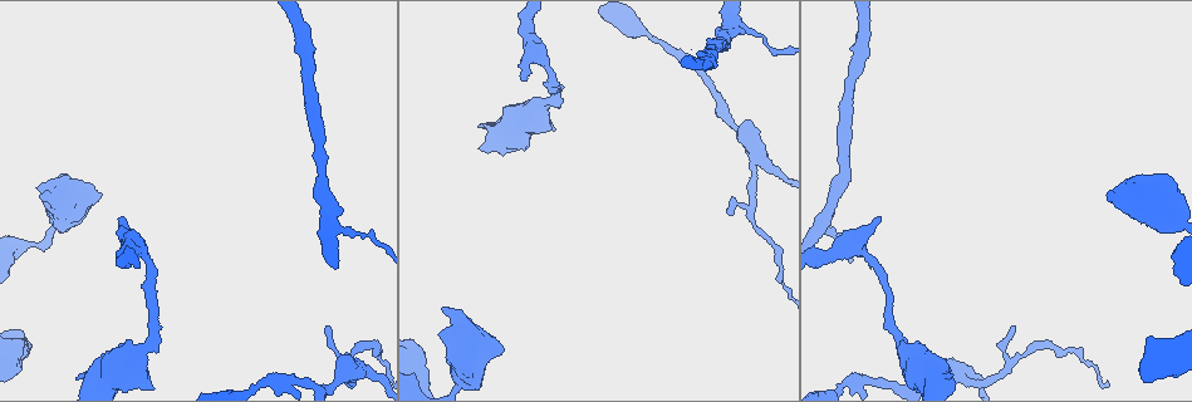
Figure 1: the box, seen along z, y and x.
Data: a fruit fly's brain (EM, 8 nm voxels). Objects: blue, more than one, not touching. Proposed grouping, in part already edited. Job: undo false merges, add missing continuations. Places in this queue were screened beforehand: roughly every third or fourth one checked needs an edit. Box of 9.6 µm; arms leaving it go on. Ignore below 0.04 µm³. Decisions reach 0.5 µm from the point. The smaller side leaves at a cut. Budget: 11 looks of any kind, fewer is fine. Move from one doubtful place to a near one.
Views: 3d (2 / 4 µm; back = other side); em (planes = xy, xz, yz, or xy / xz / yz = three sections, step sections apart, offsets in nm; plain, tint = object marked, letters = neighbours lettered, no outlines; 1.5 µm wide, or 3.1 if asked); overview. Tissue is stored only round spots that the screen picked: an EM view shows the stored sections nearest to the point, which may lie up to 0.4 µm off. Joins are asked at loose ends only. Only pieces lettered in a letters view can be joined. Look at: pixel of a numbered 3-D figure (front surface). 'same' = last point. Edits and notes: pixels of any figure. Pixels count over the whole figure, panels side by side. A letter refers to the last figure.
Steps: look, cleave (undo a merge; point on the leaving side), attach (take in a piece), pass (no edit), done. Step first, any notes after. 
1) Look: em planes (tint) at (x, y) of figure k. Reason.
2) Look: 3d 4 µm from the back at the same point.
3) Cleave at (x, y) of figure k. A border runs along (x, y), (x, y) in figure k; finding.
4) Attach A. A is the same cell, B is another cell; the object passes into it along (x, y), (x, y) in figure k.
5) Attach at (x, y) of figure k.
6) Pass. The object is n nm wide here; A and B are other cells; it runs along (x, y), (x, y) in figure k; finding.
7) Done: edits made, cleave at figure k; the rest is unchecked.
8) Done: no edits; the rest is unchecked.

Look: 3d 2 µm at (482, 148) of figure 1. Thick end.

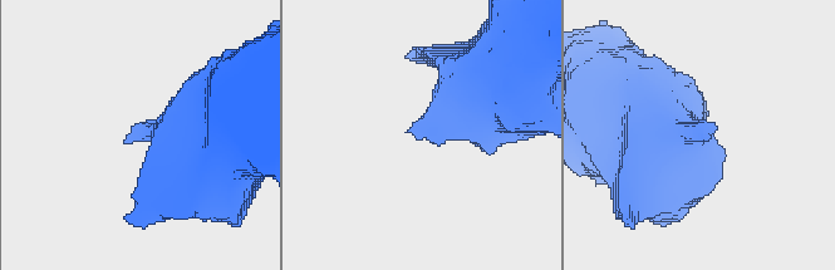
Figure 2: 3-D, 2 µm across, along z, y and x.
Look: em planes (tint) at (130, 141) of figure 2. Now the EM.

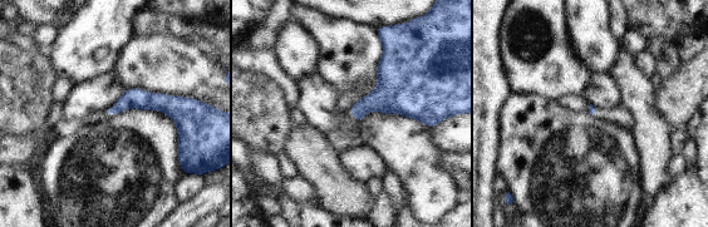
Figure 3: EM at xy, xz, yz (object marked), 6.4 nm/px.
Look: em planes (letters) at the same point.

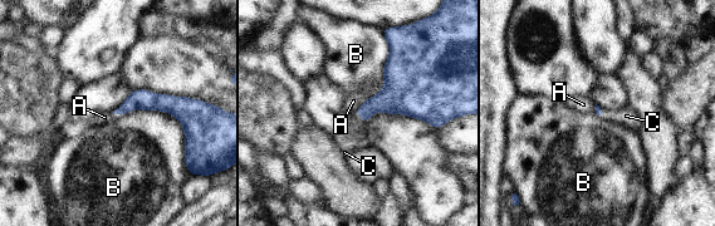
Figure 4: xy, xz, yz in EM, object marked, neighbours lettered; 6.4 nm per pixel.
Attach at (349, 138) of figure 4. The longest contact is with B, 550 nm; C is the same cell, A and B are other cells; the object passes into it along (393, 98), (360, 116), (349, 138) in figure 4; the cell continues.

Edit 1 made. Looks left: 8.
Look: overview. See it whole again.

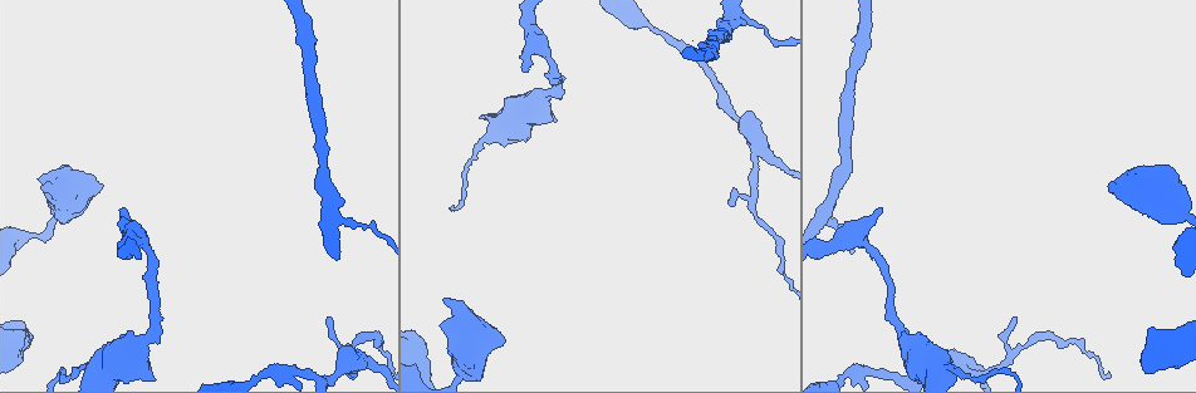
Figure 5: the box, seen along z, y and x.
Look: em planes (tint) at (133, 238) of figure 5. Sudden change in width.

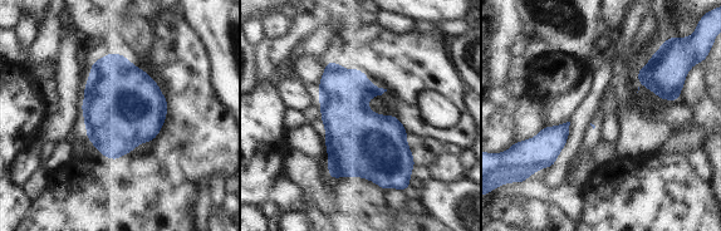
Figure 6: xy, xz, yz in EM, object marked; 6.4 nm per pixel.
Look: em planes (letters) at the same point.

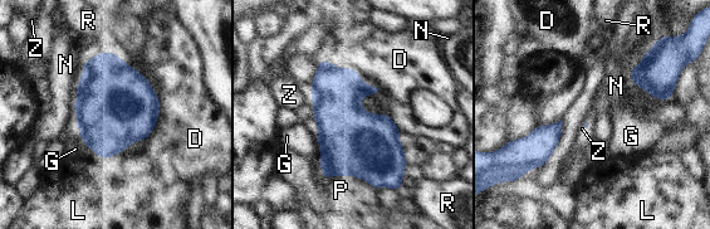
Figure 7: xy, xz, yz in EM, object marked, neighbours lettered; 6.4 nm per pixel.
Pass. D, G, L, N, P, R and Z are other cells; a border runs along (321, 58), (352, 68), (380, 89) in figure 7; continuous, no second cell.

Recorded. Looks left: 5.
Look: 3d 4 µm at (41, 189) of figure 5. Thick end.

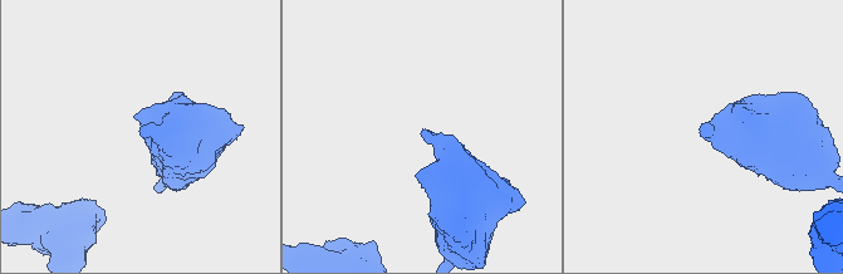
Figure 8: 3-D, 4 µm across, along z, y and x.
Look: em planes (letters) at (141, 129) of figure 8.

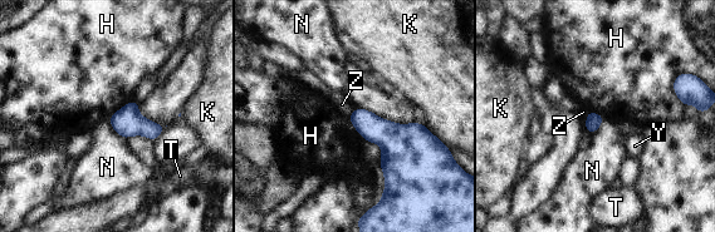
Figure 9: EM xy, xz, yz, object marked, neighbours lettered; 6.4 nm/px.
Pass. H, K, N, T, Y and Z are other cells; a border runs along (108, 122), (125, 138) in figure 9; none of them fits.

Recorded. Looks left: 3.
Done: edits made, attach at figure 4; the rest is unchecked.

